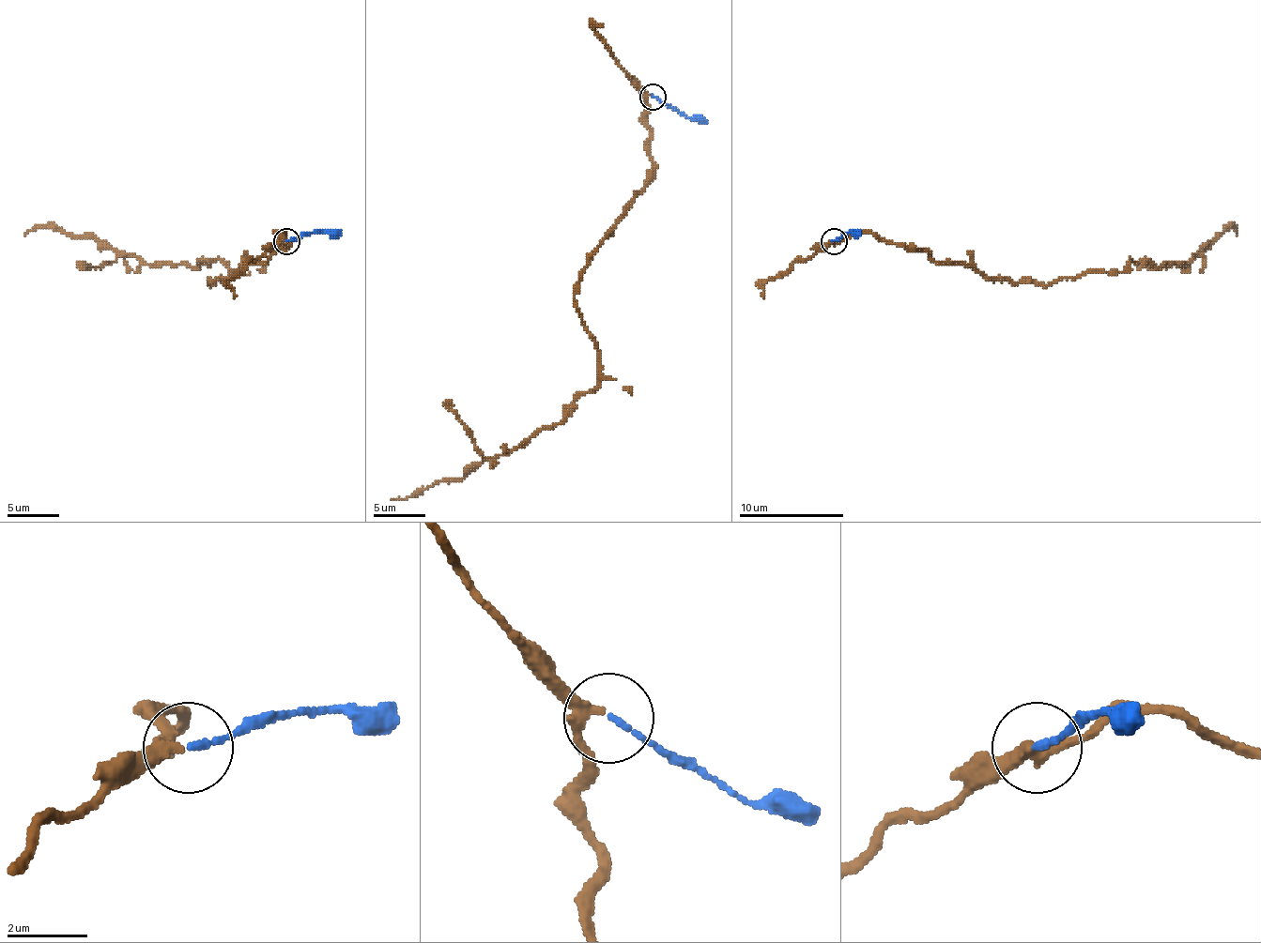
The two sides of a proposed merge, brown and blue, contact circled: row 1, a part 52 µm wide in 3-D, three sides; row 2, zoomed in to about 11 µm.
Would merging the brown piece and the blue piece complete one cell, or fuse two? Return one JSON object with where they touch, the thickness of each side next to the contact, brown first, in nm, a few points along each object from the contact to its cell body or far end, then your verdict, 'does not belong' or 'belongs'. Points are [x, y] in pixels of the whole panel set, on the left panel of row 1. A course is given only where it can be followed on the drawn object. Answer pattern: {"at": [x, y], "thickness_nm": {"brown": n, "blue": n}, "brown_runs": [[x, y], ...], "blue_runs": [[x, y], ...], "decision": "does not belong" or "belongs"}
{"at": [286, 241], "thickness_nm": {"brown": 260, "blue": 150}, "brown_runs": [[285, 240], [210, 285], [231, 272], [218, 259], [150, 264], [51, 227], [24, 235]], "blue_runs": [[285, 240], [341, 230]], "decision": "belongs"}

